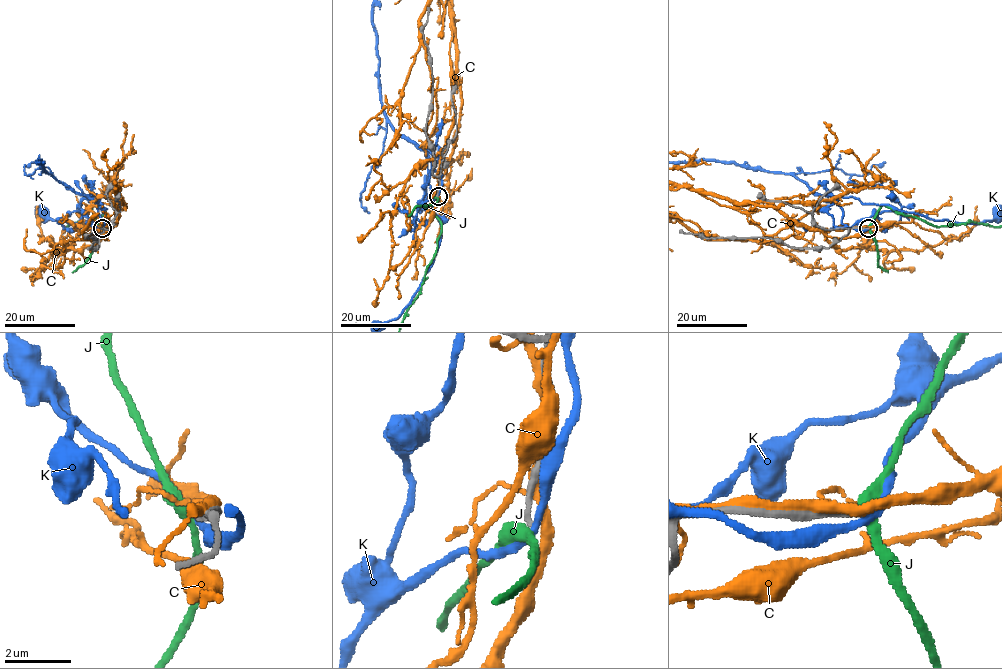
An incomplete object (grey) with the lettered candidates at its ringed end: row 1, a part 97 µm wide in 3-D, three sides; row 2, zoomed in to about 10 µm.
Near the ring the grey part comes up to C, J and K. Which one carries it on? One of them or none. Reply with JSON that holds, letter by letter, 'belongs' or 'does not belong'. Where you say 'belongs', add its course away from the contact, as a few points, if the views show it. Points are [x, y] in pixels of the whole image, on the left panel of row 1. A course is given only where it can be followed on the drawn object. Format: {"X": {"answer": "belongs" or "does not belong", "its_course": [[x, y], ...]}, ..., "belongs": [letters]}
{"C": {"answer": "does not belong"}, "J": {"answer": "does not belong"}, "K": {"answer": "does not belong"}, "belongs": []}

